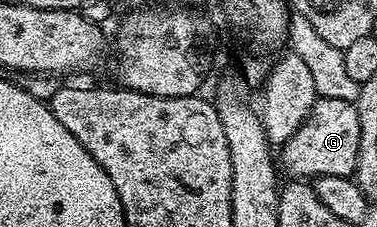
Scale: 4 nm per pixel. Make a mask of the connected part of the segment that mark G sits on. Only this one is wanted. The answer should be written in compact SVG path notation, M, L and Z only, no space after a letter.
M316 96L313 107L297 131L281 146L277 161L291 179L314 179L321 176L351 177L357 167L361 143L359 110L343 97Z

